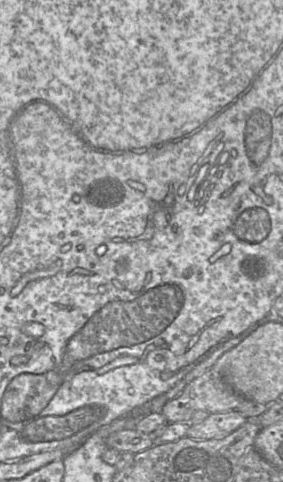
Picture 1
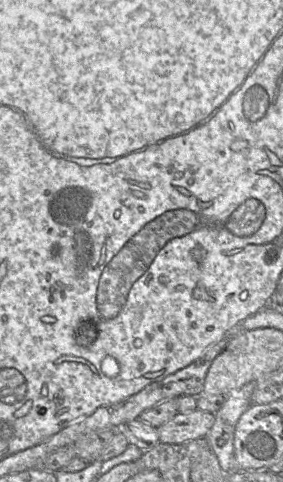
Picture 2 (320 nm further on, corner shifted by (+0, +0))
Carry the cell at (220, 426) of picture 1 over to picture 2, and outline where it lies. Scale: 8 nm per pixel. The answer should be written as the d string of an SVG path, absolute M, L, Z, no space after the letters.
M198 408L189 413L177 413L157 428L160 443L180 444L203 438L216 420L215 414Z

